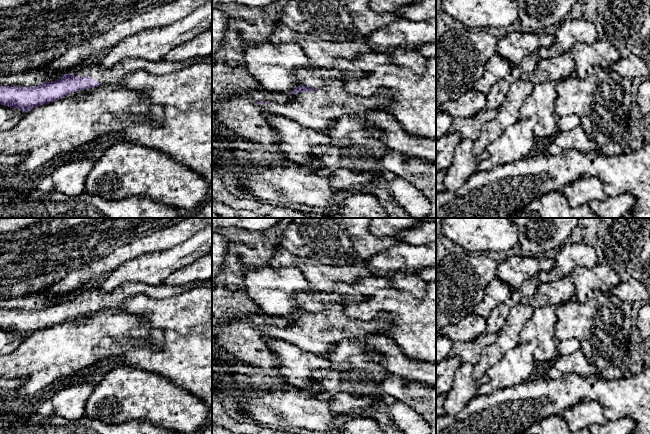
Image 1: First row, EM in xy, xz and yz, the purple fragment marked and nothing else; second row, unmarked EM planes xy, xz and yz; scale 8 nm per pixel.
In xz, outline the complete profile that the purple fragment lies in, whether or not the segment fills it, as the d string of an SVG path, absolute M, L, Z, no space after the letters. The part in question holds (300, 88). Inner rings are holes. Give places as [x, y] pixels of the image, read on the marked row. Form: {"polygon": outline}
{"polygon": "M339 78L325 79L322 88L309 88L299 85L291 93L291 99L286 103L257 102L267 113L277 114L297 122L315 131L326 131L343 116L362 116L372 109L389 111L390 105L395 102L386 88L369 97L359 96L348 92L344 82Z"}

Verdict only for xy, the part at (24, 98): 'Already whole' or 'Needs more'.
Needs more

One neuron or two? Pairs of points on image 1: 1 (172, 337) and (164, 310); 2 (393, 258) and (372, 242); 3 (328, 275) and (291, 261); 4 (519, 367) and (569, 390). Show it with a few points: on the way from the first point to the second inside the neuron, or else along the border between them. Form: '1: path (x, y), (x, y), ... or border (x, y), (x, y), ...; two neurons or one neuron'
1: border (193, 327), (185, 334), (165, 329); two neurons
2: border (397, 241), (389, 248), (372, 255), (365, 261); two neurons
3: path (319, 275), (308, 266), (300, 263); one neuron
4: border (528, 379), (506, 388); two neurons

